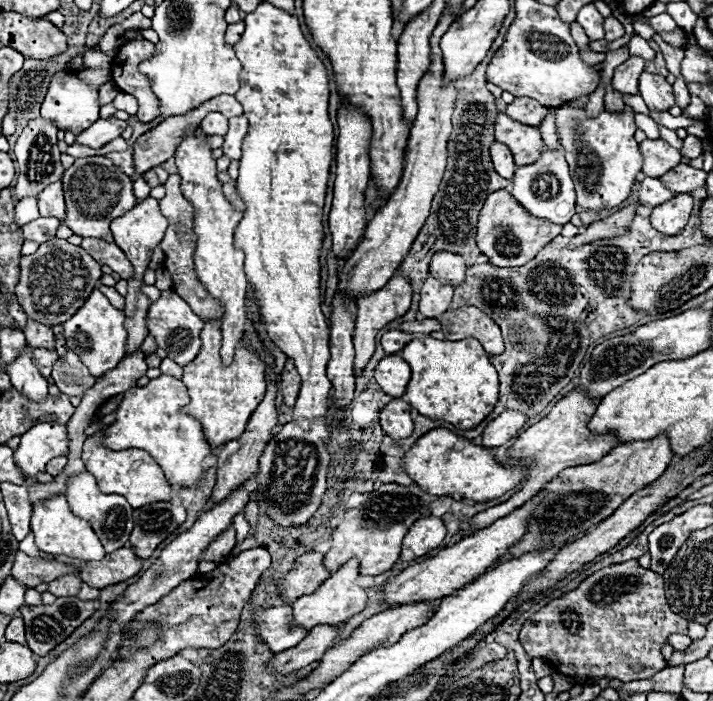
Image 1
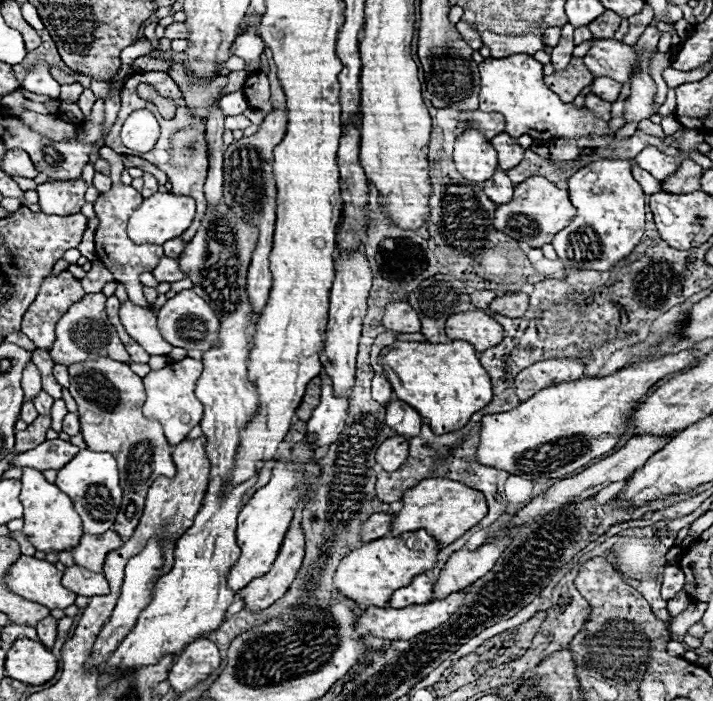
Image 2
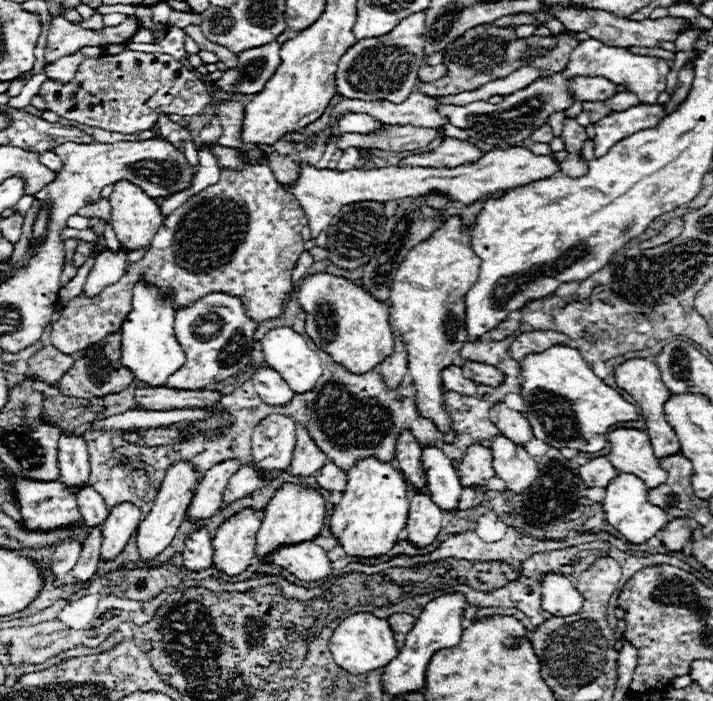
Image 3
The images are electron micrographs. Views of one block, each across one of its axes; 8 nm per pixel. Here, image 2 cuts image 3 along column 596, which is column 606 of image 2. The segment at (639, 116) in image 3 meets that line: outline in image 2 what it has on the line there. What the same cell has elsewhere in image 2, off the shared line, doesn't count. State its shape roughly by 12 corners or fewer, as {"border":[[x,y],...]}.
{"border":[[528,54],[486,58],[480,110],[504,132],[554,136],[578,158],[630,160],[668,144],[636,130],[616,140],[586,106],[564,104]]}

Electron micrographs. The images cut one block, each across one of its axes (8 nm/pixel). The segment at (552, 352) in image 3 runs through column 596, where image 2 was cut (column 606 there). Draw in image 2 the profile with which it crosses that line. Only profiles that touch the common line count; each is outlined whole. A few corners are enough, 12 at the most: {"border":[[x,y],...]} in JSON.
{"border":[[692,350],[544,388],[482,418],[476,458],[564,478],[612,450]]}

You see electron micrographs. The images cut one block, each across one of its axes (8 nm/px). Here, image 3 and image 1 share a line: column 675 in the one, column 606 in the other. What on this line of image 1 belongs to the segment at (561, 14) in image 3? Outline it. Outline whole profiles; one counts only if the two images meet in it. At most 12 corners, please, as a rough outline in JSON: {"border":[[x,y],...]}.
{"border":[[612,16],[604,20],[608,42],[624,36],[624,26]]}

